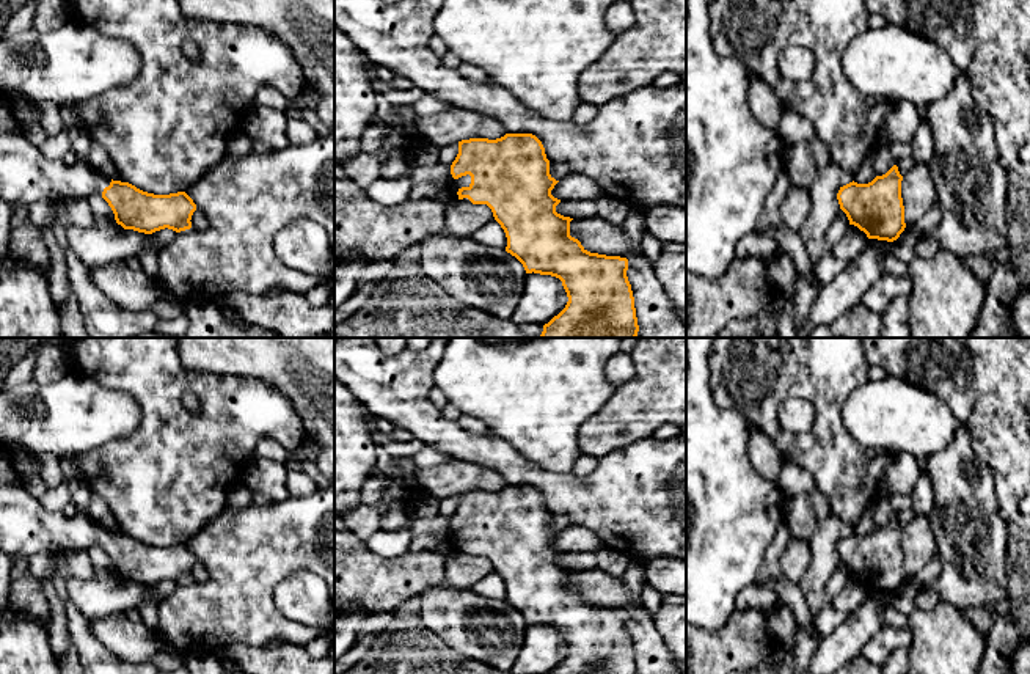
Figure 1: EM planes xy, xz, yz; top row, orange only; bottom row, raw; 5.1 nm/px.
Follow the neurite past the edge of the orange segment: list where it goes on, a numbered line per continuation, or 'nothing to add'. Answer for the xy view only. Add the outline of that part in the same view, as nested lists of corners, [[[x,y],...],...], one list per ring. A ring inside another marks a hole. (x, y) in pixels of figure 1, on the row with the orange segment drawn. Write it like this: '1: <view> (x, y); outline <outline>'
1: xy (27, 176); outline [[[0,93],[0,200],[16,209],[36,201],[64,203],[102,195],[111,182],[89,162],[50,160],[27,140],[13,99]]]

